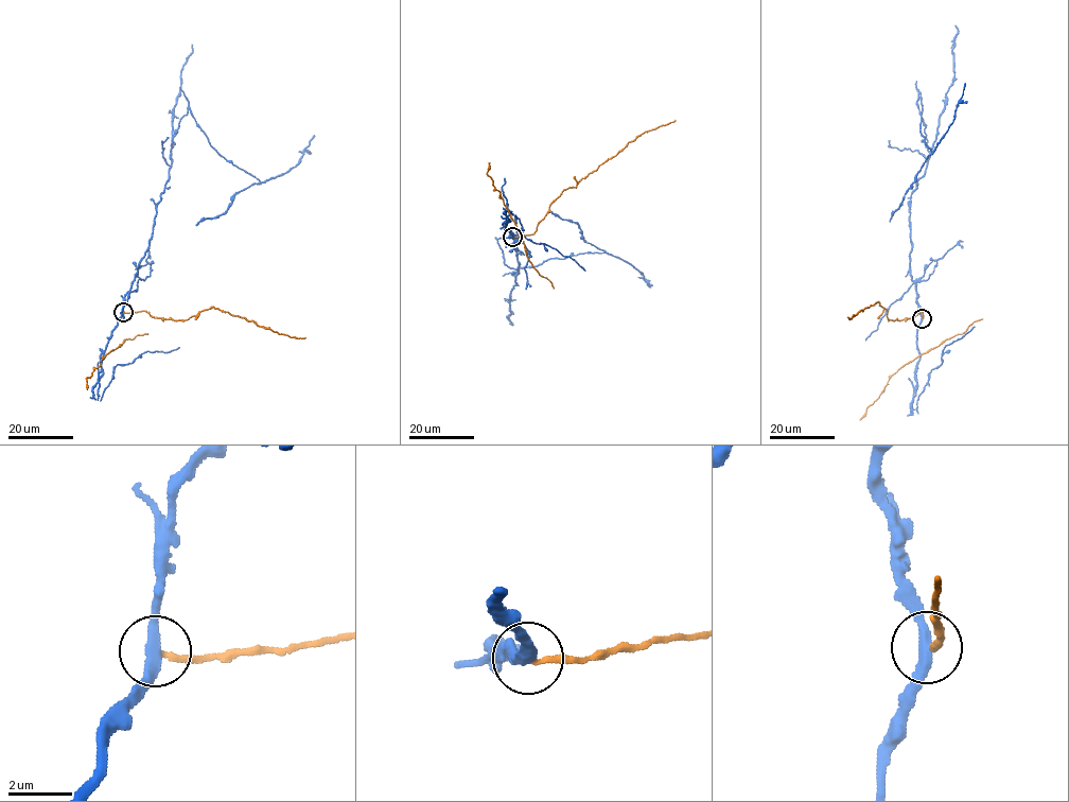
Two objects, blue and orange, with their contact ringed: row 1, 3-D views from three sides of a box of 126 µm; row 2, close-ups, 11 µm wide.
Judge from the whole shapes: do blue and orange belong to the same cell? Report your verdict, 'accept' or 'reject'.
reject

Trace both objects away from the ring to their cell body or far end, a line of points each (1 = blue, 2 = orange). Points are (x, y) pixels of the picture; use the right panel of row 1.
1: (922, 318), (909, 263), (911, 194), (929, 156), (919, 93), (921, 129), (932, 153), (889, 221)
2: (923, 318), (923, 311), (910, 318), (890, 319), (877, 301), (850, 319), (847, 316)

